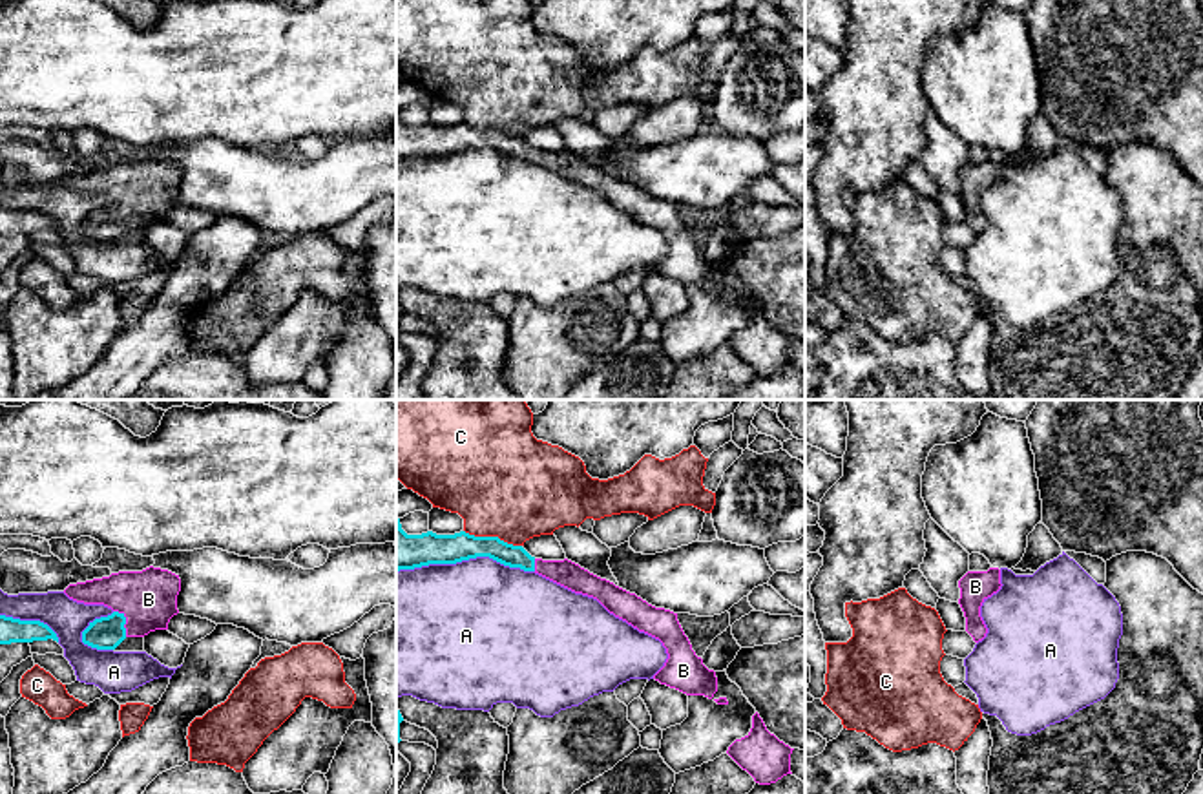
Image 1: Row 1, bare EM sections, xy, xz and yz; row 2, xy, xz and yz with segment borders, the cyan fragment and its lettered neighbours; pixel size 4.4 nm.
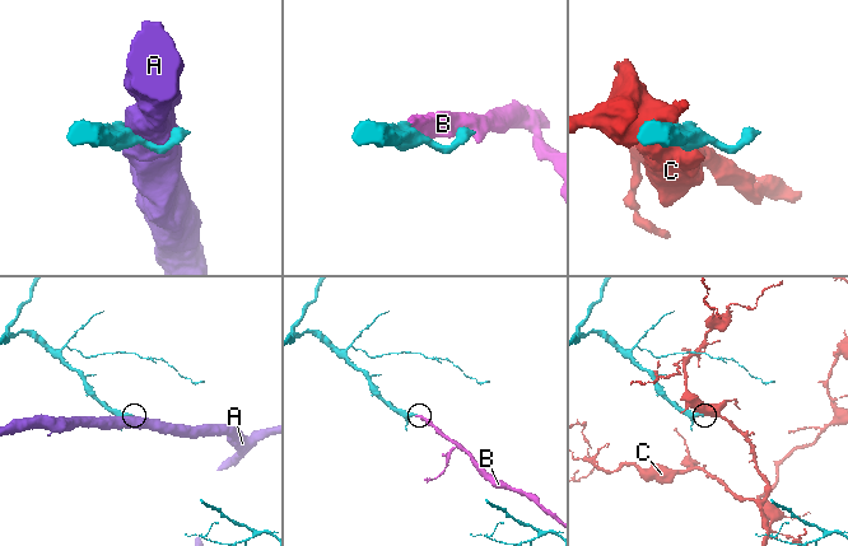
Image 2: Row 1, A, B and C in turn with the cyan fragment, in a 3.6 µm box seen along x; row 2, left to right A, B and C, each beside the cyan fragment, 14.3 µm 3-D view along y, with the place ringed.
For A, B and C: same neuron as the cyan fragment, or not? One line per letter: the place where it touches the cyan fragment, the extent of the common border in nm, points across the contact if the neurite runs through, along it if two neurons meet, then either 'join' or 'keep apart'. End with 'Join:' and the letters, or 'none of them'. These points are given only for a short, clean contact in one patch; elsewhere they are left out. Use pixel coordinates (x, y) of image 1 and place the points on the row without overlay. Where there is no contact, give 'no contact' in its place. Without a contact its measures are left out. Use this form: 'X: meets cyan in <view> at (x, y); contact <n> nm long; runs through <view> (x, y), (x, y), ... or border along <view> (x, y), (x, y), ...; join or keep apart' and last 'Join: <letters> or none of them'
A: meets cyan in xz at (464, 150); contact 600 nm long; keep apart
B: meets cyan in xy at (125, 212); contact 130 nm long; runs through xy (108, 223), (125, 212), (148, 190); join
C: meets cyan in xz at (493, 128); contact 260 nm long; keep apart
Join: B

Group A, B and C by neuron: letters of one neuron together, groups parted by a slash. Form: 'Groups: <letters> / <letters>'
Groups: A / B / C

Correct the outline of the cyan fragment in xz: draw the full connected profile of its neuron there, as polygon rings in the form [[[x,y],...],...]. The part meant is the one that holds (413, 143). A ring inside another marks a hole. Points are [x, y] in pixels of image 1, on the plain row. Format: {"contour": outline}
{"contour": [[[396,110],[396,162],[429,155],[456,155],[476,148],[489,148],[509,159],[535,162],[575,184],[597,190],[615,208],[663,234],[668,250],[654,266],[655,272],[686,287],[712,290],[717,283],[716,263],[708,261],[692,241],[677,204],[655,199],[568,150],[535,150],[522,137],[507,135],[498,128],[475,128],[466,122],[455,126],[436,126],[433,122],[407,126],[400,110]]]}

